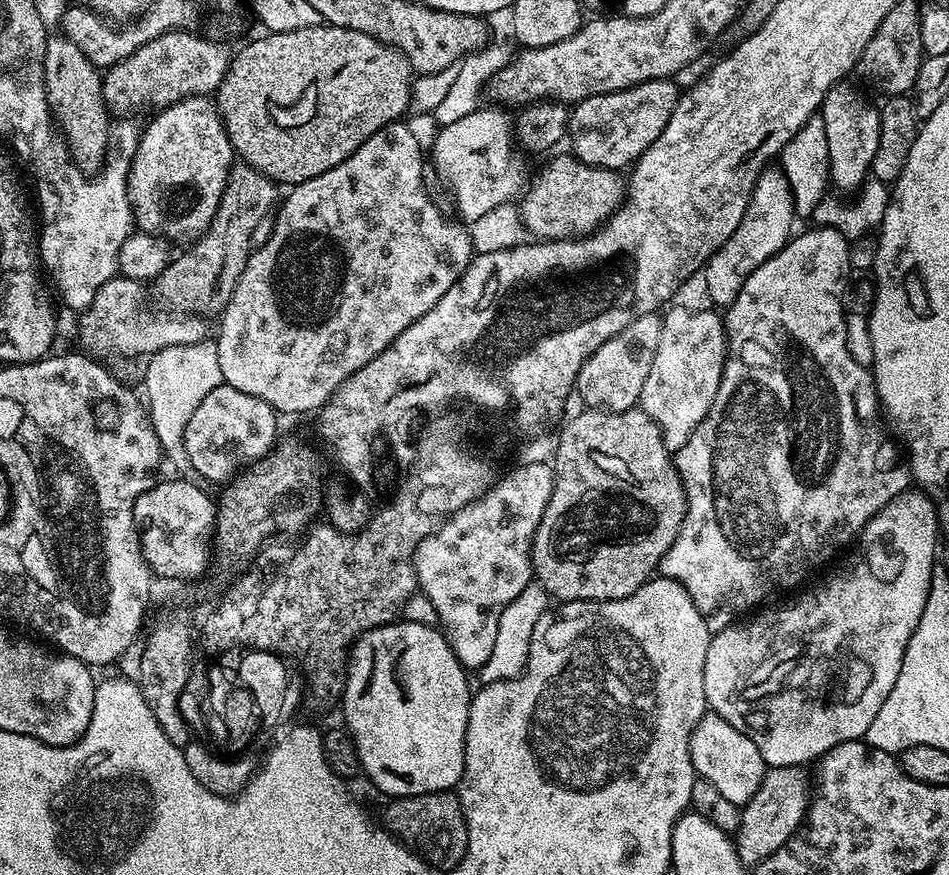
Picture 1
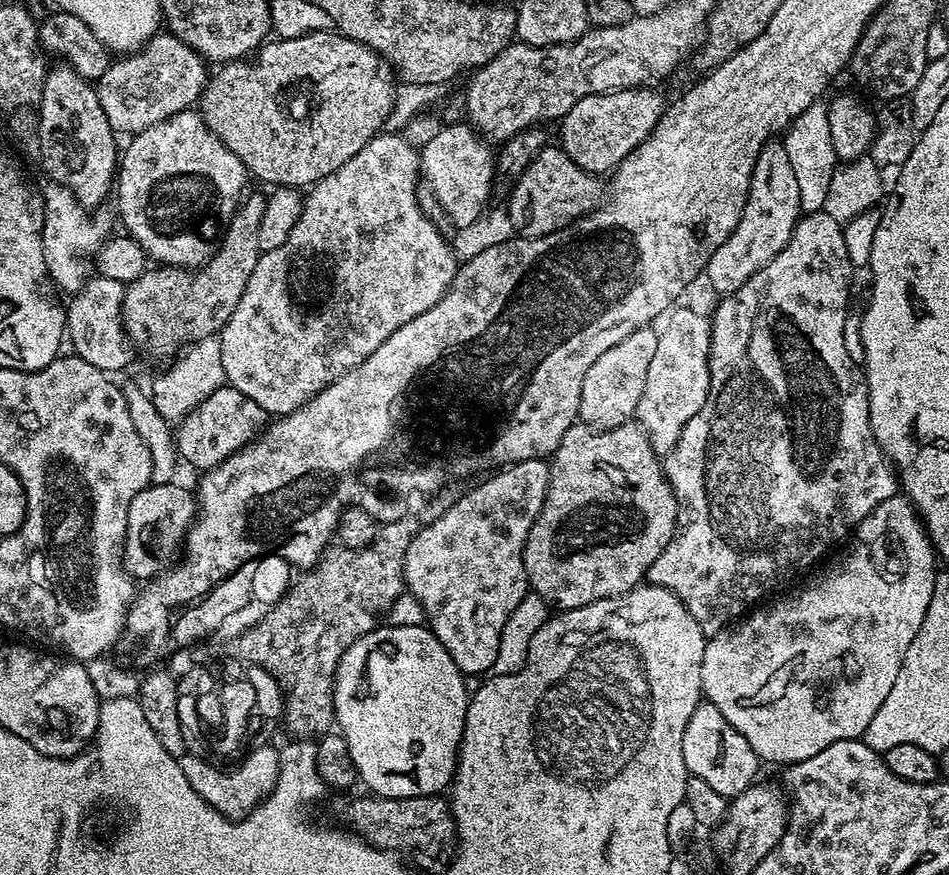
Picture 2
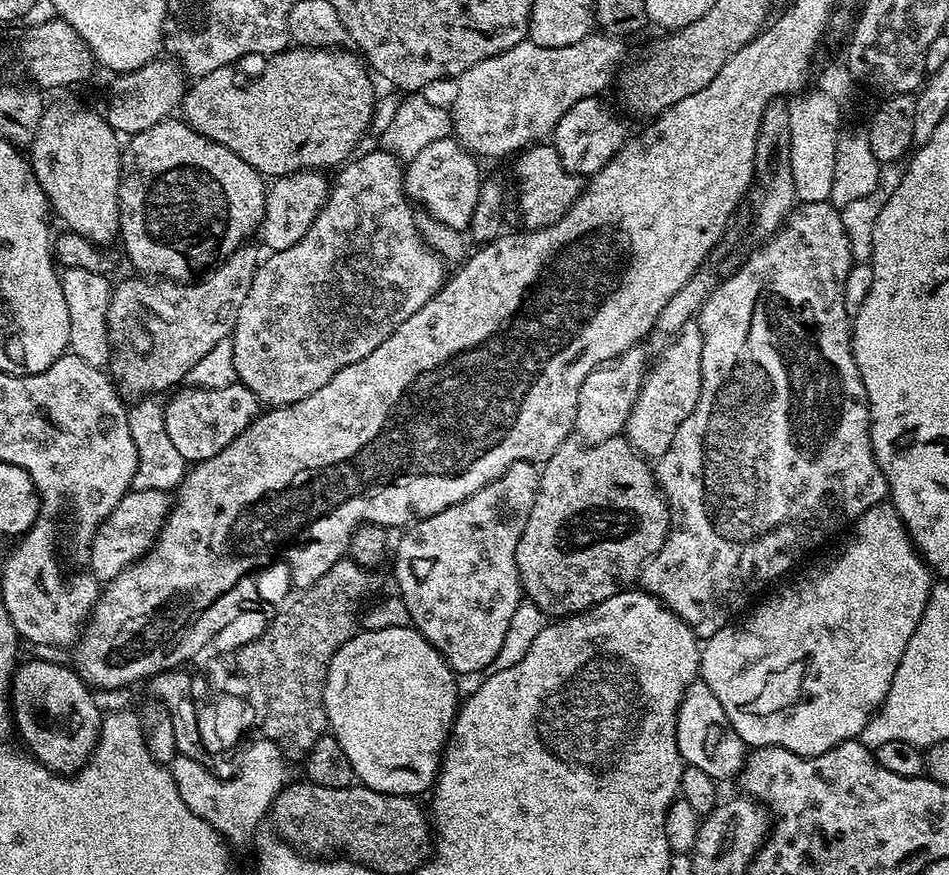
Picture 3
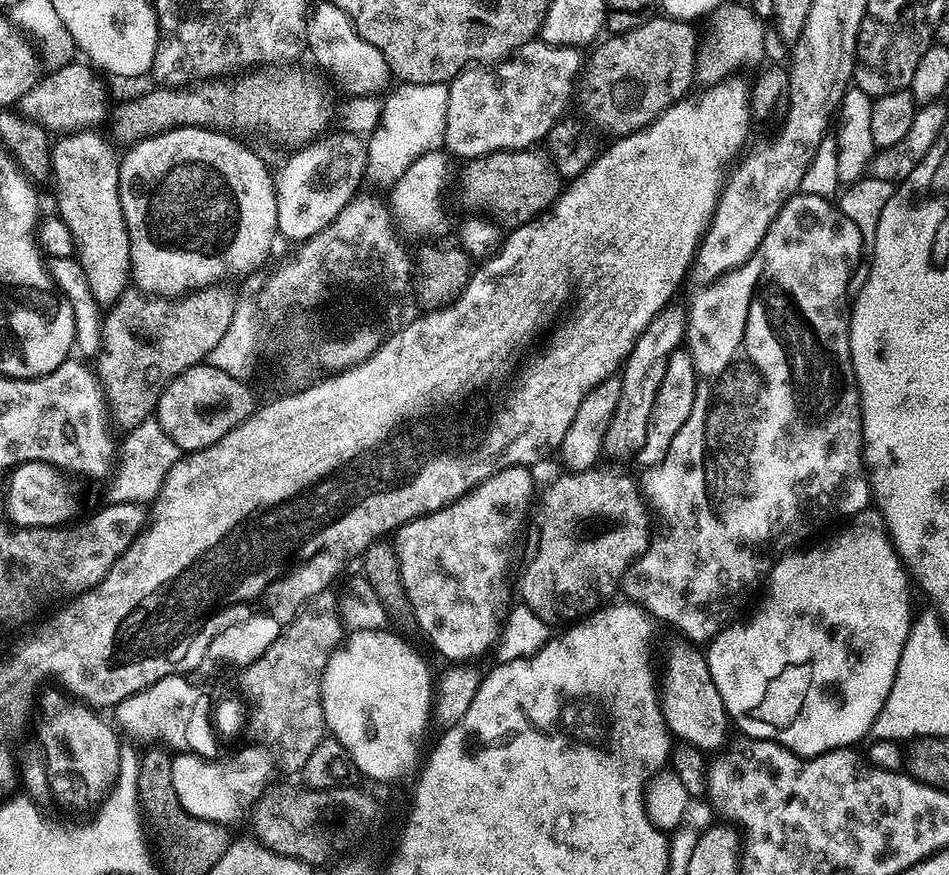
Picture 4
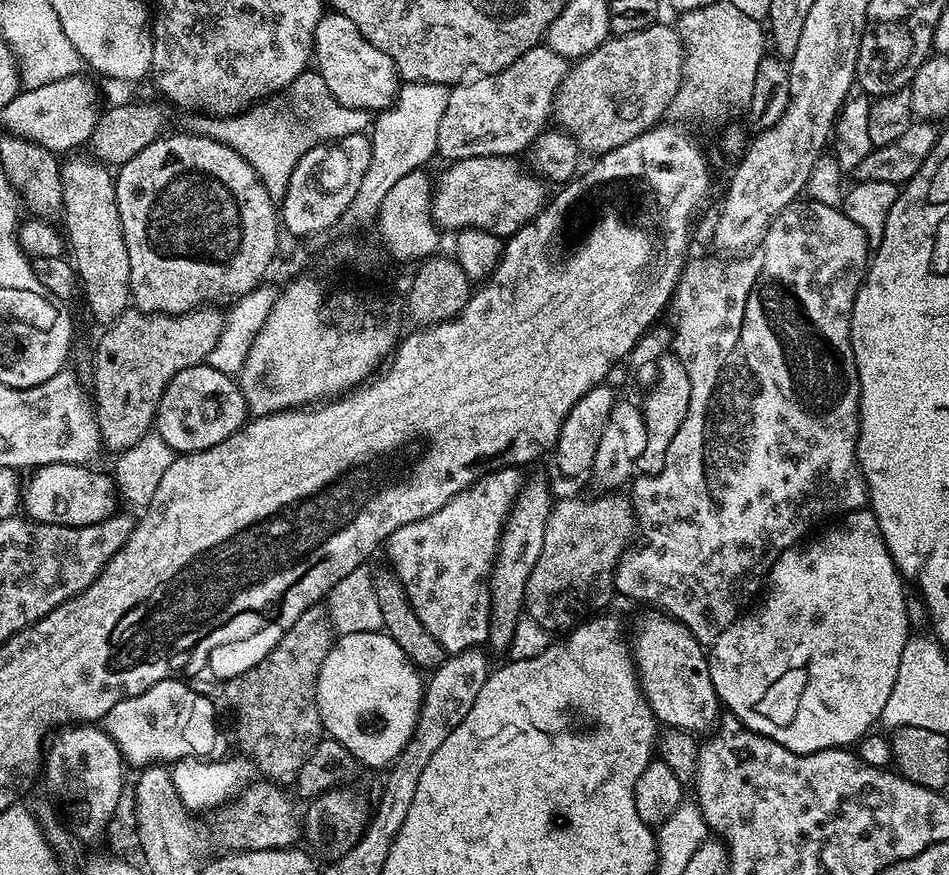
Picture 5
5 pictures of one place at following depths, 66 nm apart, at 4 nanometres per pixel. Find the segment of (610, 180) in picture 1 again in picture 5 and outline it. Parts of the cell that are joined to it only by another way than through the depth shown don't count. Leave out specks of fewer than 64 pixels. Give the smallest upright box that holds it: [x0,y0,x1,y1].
[432,156,545,238]

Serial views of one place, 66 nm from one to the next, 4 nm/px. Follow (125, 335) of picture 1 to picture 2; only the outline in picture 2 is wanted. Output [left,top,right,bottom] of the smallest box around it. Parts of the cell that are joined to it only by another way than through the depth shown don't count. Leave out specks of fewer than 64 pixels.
[66,274,134,374]

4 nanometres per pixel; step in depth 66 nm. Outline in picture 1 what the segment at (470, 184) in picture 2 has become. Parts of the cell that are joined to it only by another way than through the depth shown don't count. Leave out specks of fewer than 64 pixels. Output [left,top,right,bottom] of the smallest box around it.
[430,107,526,222]

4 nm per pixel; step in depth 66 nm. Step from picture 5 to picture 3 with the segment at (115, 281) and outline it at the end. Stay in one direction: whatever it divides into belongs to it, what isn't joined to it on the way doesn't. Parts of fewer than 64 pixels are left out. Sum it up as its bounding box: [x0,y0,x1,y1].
[30,94,122,246]

